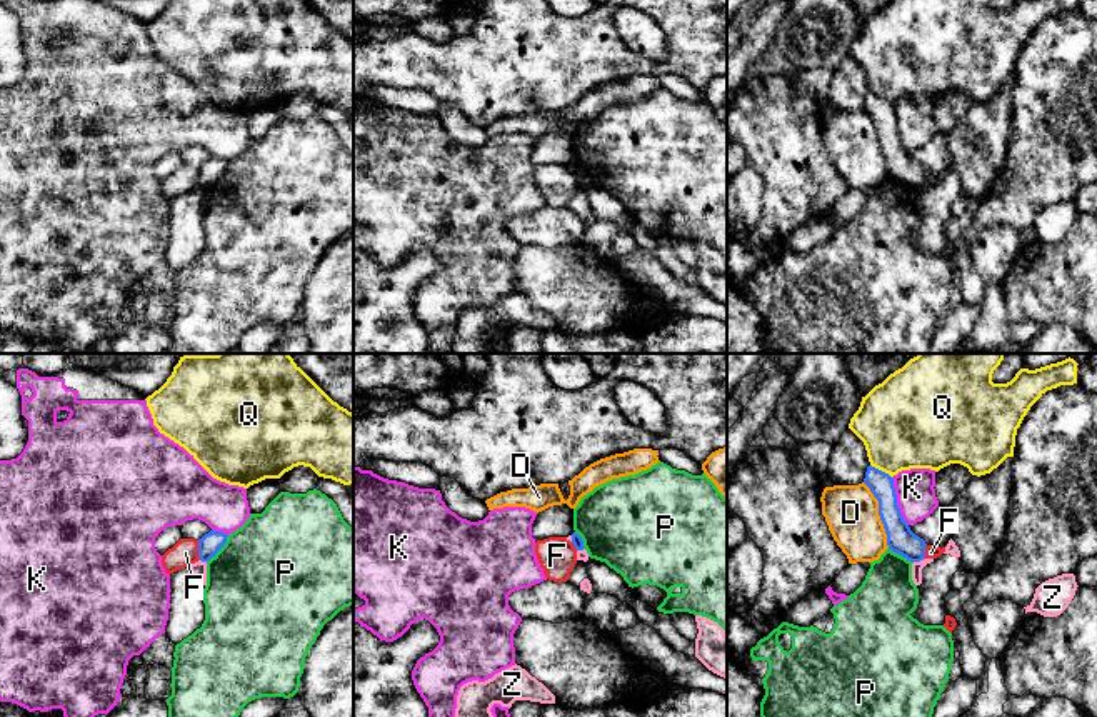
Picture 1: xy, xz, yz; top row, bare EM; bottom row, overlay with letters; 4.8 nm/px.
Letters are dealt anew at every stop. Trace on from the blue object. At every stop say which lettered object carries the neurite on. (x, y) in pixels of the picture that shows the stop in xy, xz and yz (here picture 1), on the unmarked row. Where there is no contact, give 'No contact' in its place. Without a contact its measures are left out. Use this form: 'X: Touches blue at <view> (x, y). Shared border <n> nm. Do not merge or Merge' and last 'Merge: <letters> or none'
D: Touches blue at yz (879, 140). Shared border 340 nm. Do not merge
F: Touches blue at xy (199, 177). Shared border 100 nm. Do not merge
K: Touches blue at yz (896, 127). Shared border 240 nm. Do not merge
P: Touches blue at xy (220, 174). Shared border 170 nm. Do not merge
Q: Touches blue at yz (881, 97). Shared border 120 nm. Do not merge
Z: Touches blue at yz (919, 187). Shared border 60 nm. Do not merge
Merge: none

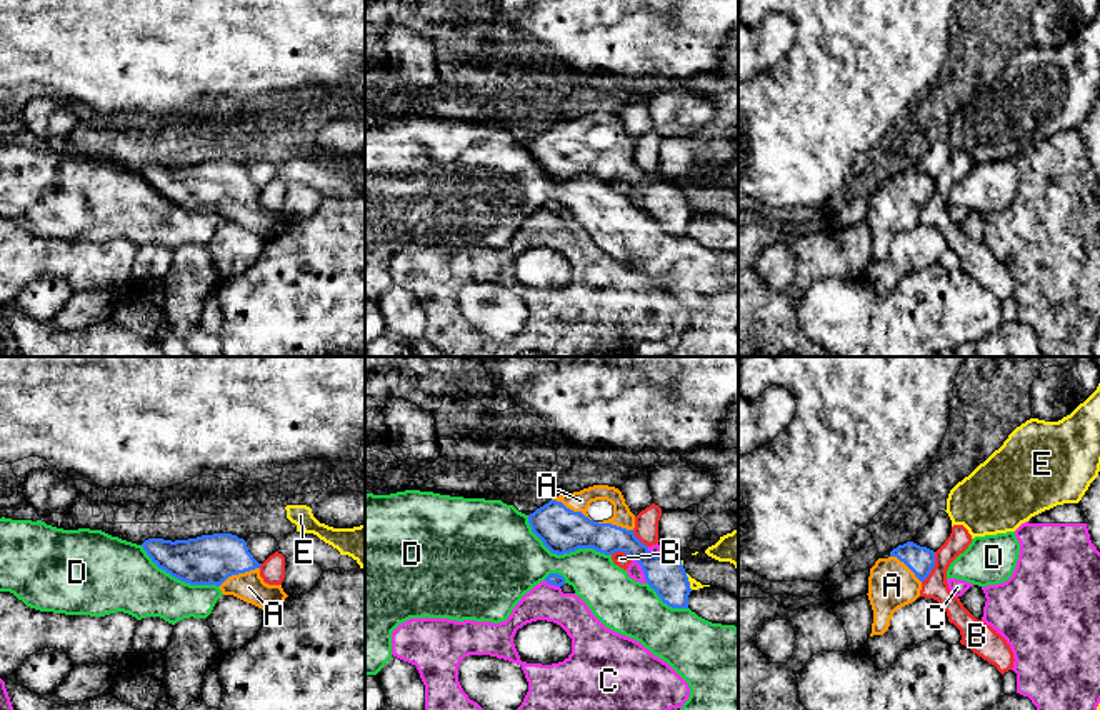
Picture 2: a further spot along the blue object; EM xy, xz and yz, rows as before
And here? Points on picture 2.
A: Touches blue at xy (239, 199). Shared border 220 nm. Merge
B: Touches blue at yz (934, 192). Shared border 170 nm. Do not merge
C: Touches blue at xz (642, 195). Shared border 140 nm. Do not merge
D: Touches blue at xz (564, 179). Shared border 460 nm. Do not merge
E: Touches blue at xz (689, 209). Shared border 90 nm. Do not merge
Merge: A

